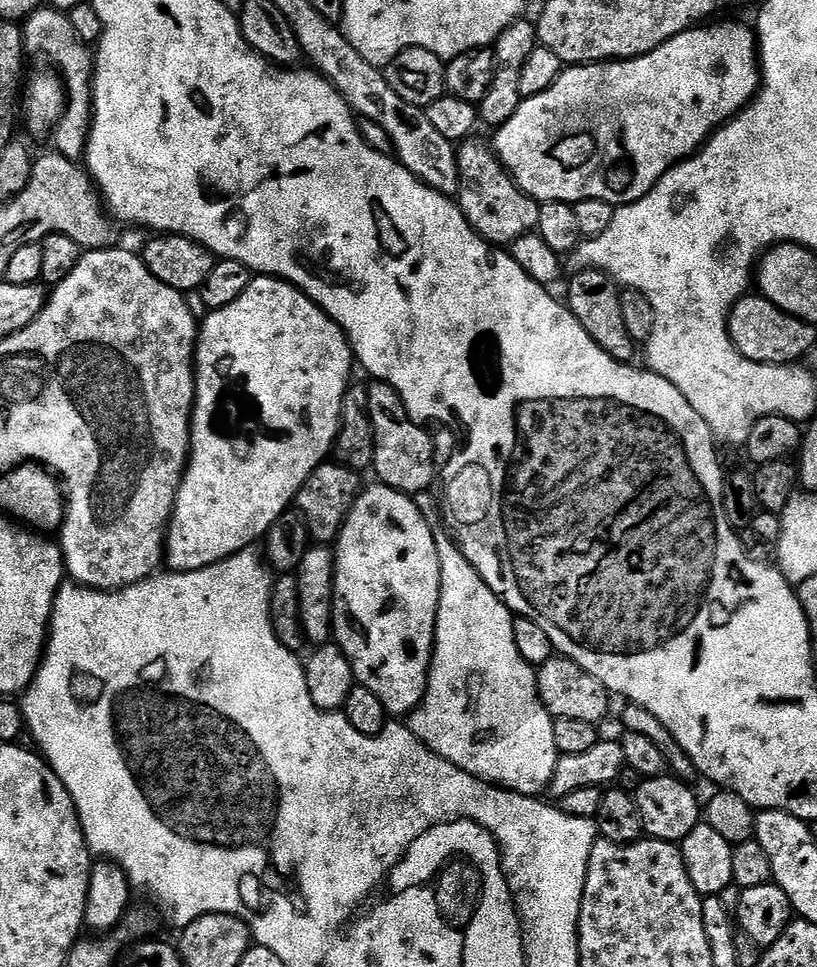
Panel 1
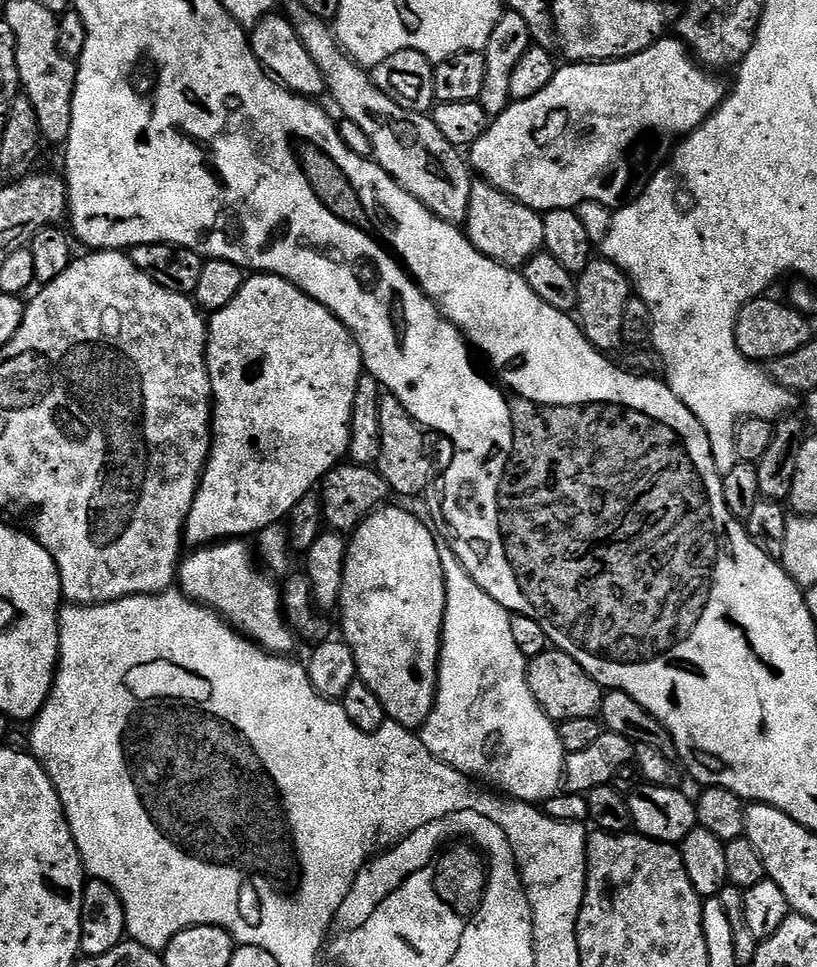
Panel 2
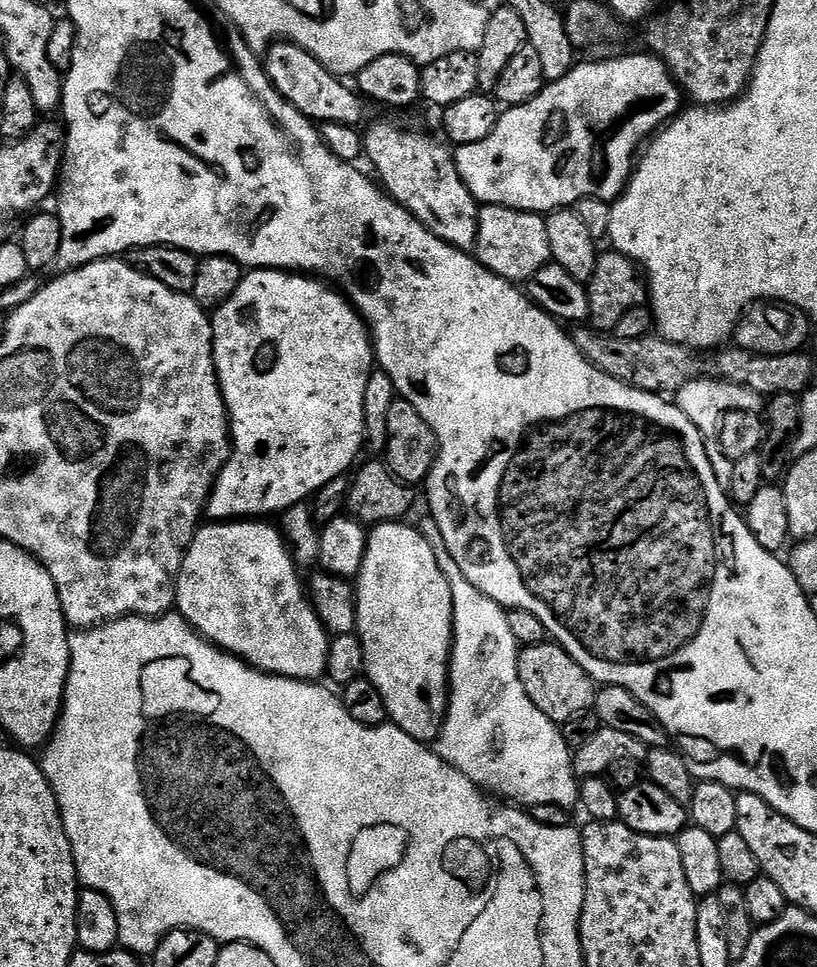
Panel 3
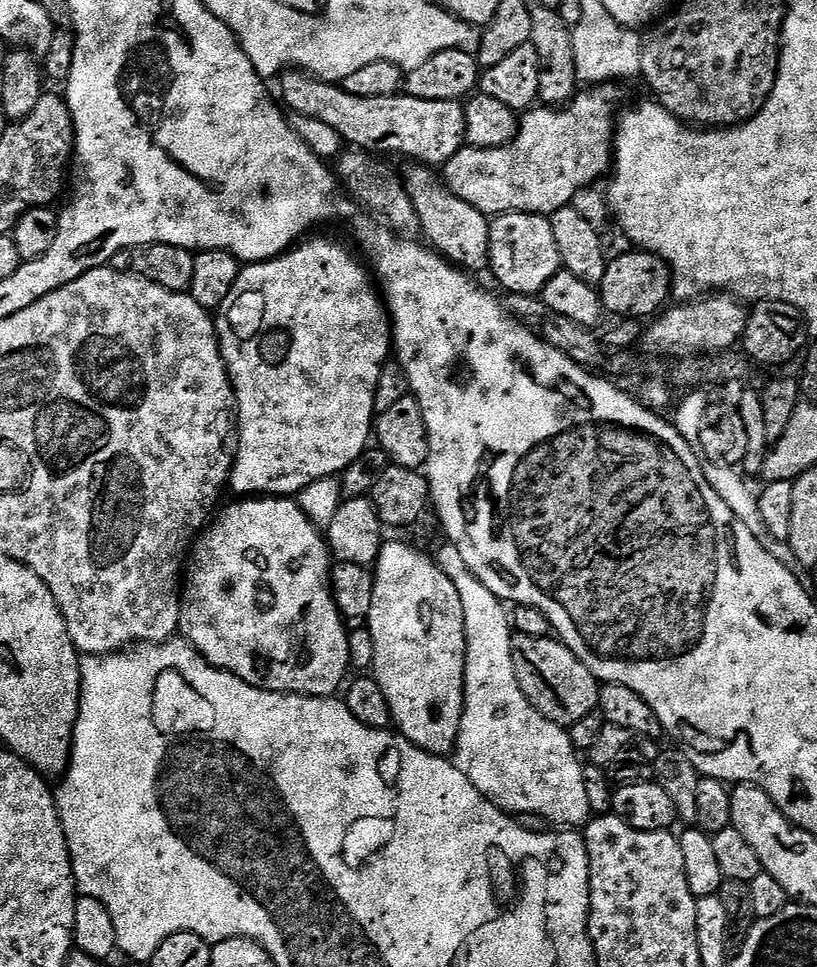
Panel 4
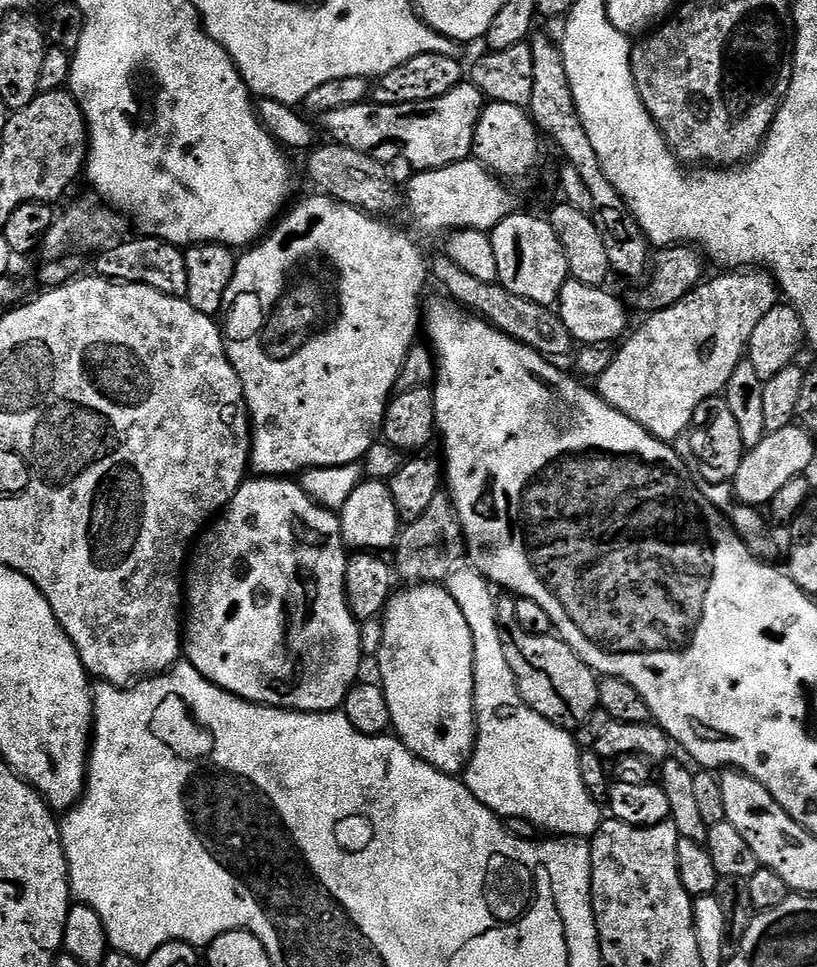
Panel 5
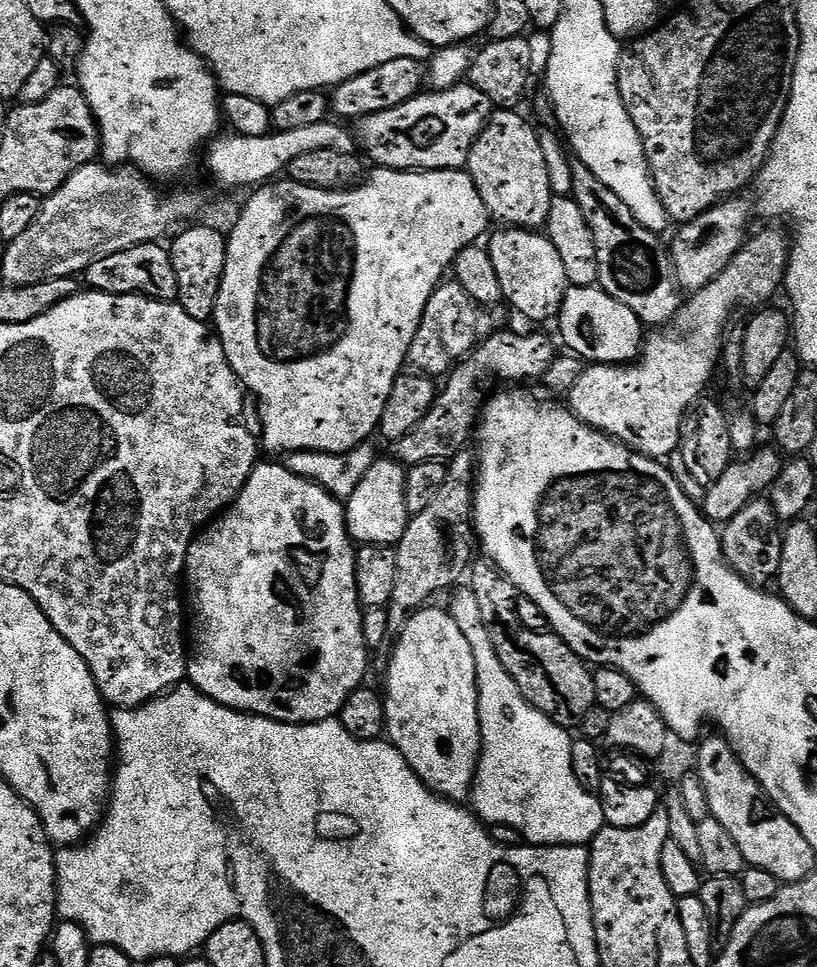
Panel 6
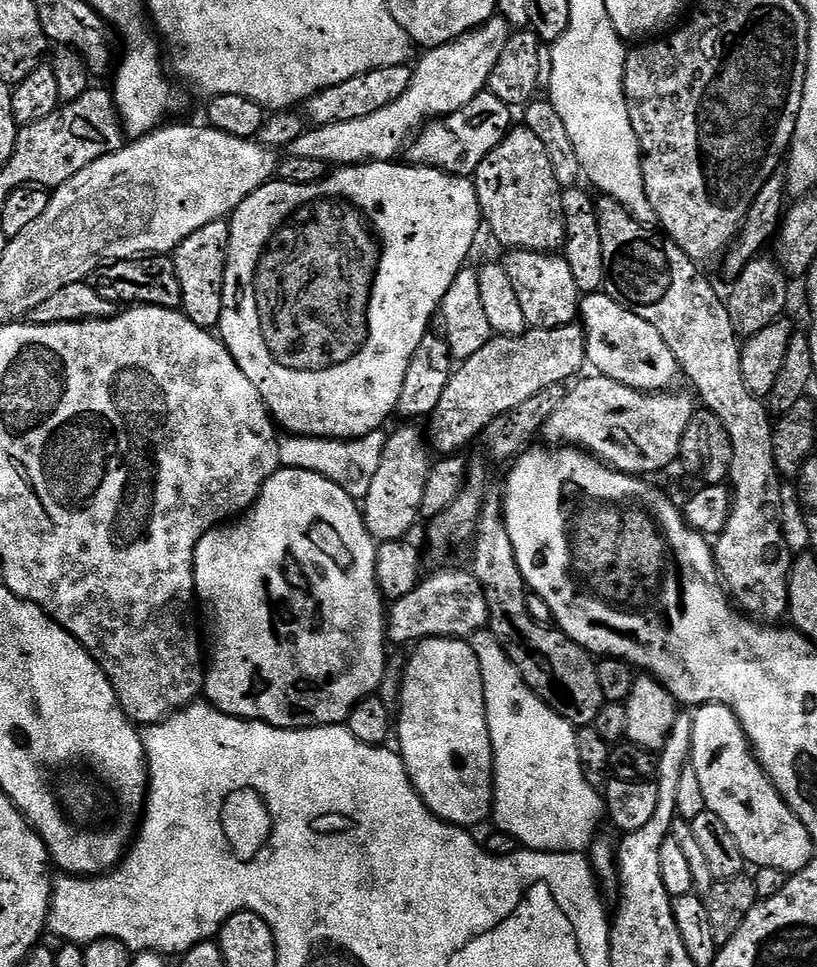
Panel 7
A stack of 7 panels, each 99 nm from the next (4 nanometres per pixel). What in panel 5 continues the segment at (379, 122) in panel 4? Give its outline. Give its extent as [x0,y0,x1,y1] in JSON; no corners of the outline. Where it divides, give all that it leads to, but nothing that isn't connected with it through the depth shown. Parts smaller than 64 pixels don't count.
[322,82,486,170]

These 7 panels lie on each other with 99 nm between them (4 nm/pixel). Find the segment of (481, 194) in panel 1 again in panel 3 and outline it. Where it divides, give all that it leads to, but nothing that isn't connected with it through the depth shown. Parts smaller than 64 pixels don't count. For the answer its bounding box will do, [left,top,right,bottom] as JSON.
[474,204,552,282]

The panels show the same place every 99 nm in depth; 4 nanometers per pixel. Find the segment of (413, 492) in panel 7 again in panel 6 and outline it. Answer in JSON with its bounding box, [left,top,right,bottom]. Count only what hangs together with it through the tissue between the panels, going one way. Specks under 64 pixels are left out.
[344,458,410,545]

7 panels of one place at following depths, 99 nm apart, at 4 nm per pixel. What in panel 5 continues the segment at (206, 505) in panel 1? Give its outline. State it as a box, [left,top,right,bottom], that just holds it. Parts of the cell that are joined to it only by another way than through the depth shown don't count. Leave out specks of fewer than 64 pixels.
[222,194,430,478]

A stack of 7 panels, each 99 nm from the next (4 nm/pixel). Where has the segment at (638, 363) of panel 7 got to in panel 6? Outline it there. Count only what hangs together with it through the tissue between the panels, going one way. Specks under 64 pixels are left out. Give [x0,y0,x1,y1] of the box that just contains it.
[560,286,646,364]

